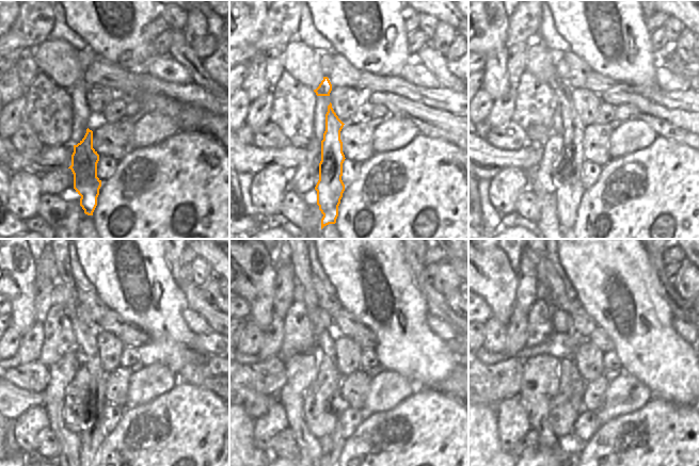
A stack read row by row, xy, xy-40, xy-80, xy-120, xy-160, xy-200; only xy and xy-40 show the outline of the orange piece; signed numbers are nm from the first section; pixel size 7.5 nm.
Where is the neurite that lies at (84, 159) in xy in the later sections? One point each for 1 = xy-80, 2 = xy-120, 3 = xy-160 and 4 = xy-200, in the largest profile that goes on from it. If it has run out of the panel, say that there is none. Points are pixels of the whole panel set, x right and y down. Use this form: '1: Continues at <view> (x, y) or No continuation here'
1: Continues at xy-80 (569, 192)
2: Continues at xy-120 (92, 437)
3: Continues at xy-160 (326, 339)
4: Continues at xy-200 (540, 260)

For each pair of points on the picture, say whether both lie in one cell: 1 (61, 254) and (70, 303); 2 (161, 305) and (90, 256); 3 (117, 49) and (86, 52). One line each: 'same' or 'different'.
1: same
2: same
3: different

